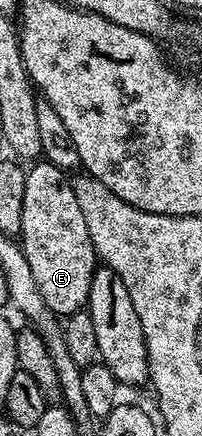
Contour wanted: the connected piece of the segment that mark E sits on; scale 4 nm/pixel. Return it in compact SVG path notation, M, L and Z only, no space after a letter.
M46 160L36 161L32 166L35 167L30 167L25 176L25 204L19 229L21 245L33 271L33 280L37 280L41 300L45 300L56 316L66 316L86 307L97 255L81 204L77 204L72 179Z

